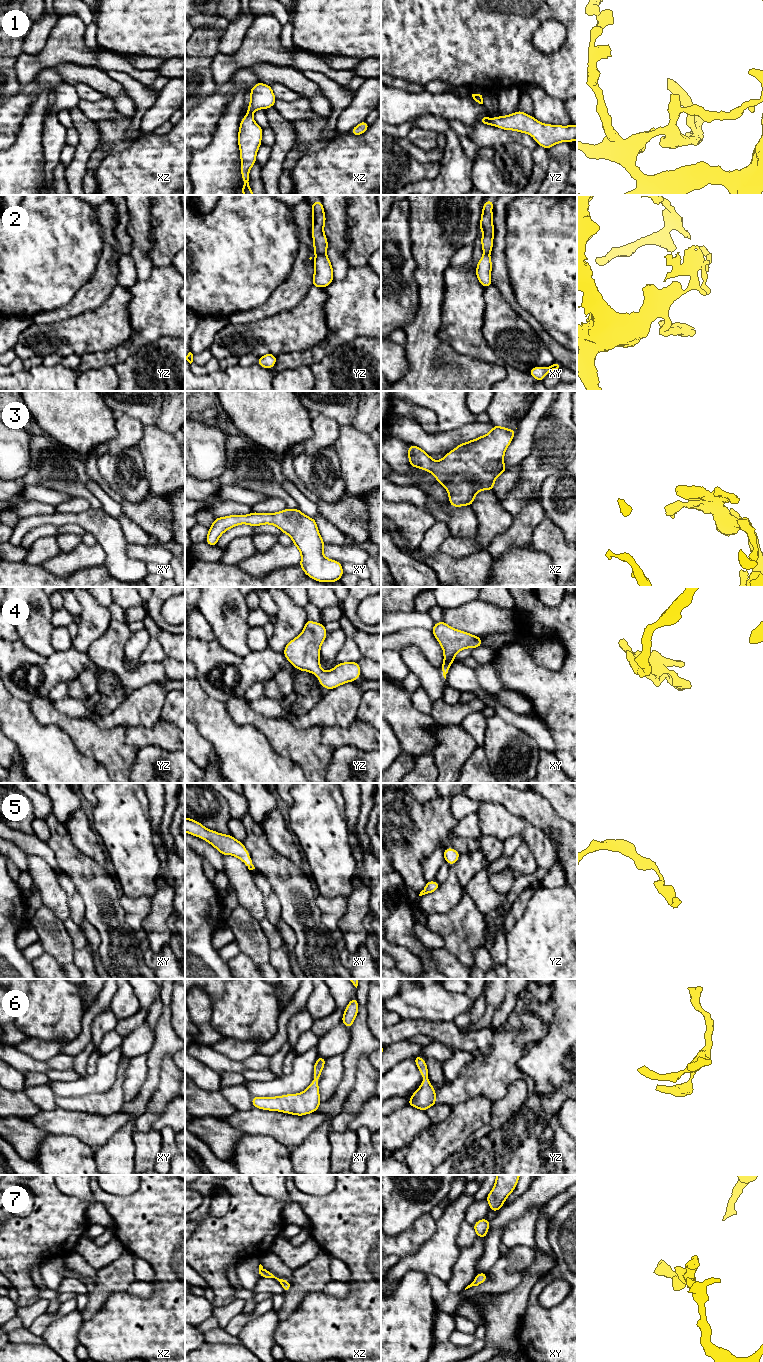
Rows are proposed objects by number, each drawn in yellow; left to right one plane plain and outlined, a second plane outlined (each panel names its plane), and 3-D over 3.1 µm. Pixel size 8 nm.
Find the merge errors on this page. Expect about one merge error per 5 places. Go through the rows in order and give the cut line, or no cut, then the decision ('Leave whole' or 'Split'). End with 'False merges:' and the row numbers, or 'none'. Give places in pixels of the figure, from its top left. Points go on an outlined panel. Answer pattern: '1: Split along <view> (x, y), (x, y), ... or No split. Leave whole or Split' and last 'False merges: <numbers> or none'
1: No split. Leave whole
2: Split along yz (325, 254), (316, 255). Split
3: No split. Leave whole
4: No split. Leave whole
5: No split. Leave whole
6: No split. Leave whole
7: No split. Leave whole
False merges: 2

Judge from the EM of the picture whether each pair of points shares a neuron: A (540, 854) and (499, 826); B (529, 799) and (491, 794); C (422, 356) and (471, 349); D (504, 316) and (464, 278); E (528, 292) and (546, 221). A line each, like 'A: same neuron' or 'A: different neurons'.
A: same neuron
B: same neuron
C: different neurons
D: different neurons
E: same neuron

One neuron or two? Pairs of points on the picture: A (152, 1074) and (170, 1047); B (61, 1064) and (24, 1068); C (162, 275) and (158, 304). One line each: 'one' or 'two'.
A: one
B: one
C: one

